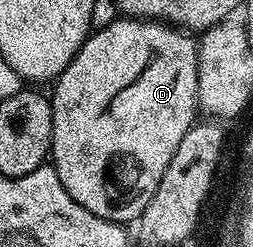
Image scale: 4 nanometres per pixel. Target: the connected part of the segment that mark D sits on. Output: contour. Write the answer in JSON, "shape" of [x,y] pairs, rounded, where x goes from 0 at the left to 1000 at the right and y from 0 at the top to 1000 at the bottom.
{"shape":[[[458,73],[411,113],[379,113],[348,142],[344,166],[312,190],[296,231],[257,267],[257,283],[213,328],[217,377],[198,377],[202,457],[209,462],[209,543],[202,547],[198,660],[225,688],[225,721],[241,721],[241,753],[273,769],[289,818],[336,834],[352,866],[383,866],[383,883],[439,891],[451,907],[514,911],[514,891],[545,895],[565,870],[573,834],[589,834],[589,802],[621,785],[621,753],[636,753],[636,721],[684,640],[700,623],[700,591],[715,591],[715,559],[775,498],[787,437],[787,186],[775,150],[751,126],[704,105],[664,105],[621,81],[561,73]]]}

